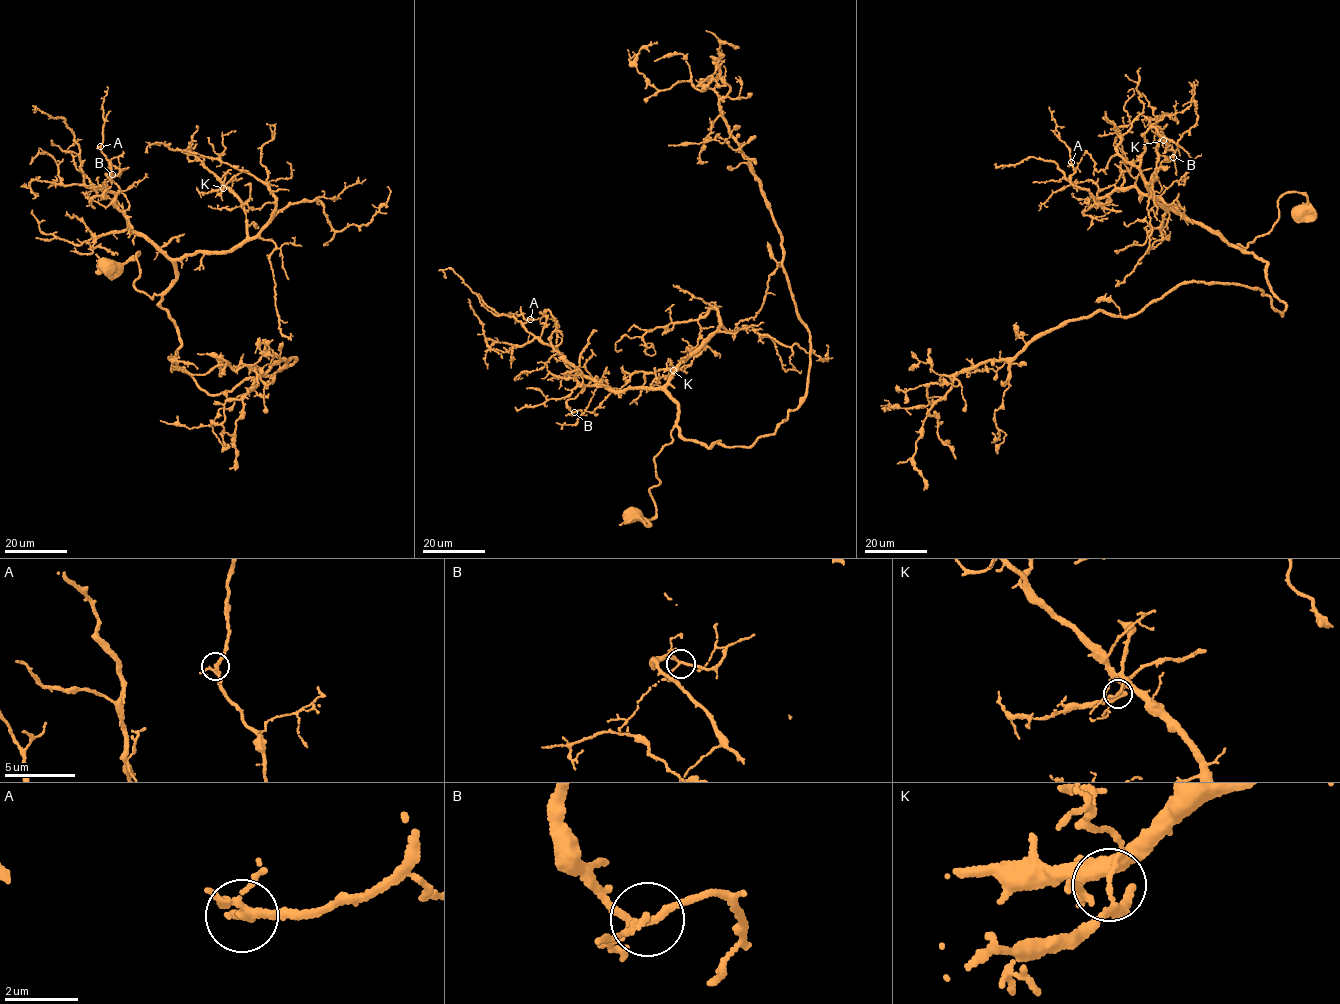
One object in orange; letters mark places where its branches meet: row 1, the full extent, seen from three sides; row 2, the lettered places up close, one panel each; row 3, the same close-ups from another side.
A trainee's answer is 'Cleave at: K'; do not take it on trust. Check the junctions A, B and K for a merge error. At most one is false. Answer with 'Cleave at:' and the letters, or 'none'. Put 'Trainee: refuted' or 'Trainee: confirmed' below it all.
Cleave at: K
Trainee: confirmed

